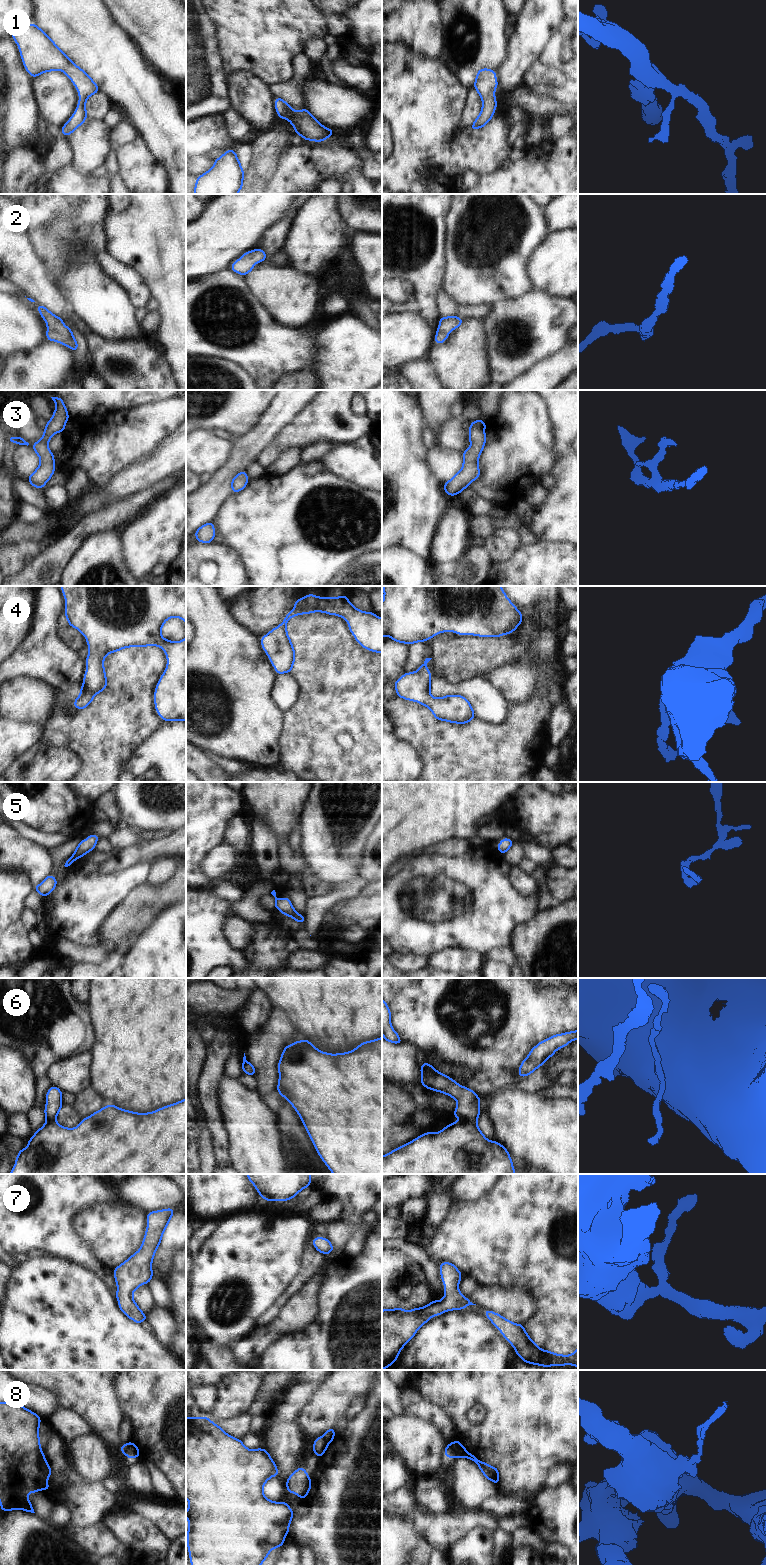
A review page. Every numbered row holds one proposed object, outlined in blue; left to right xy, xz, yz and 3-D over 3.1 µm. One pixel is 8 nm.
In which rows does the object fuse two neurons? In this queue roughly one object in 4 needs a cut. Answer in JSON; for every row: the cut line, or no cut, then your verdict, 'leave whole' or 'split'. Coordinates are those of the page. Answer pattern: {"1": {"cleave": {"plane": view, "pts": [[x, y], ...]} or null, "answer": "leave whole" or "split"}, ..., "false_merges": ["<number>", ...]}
{"1": {"cleave": null, "answer": "leave whole"}, "2": {"cleave": null, "answer": "leave whole"}, "3": {"cleave": null, "answer": "leave whole"}, "4": {"cleave": null, "answer": "leave whole"}, "5": {"cleave": null, "answer": "leave whole"}, "6": {"cleave": null, "answer": "leave whole"}, "7": {"cleave": null, "answer": "leave whole"}, "8": {"cleave": {"plane": "xy", "pts": [[132, 1442], [126, 1455]]}, "answer": "split"}, "false_merges": ["8"]}

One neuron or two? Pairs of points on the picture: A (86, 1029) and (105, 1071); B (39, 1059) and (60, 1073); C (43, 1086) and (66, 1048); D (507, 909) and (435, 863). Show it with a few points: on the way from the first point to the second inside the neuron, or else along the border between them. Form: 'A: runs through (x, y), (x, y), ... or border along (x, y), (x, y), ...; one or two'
A: border along (93, 1021), (95, 1043), (90, 1050); two
B: border along (72, 1056), (62, 1056), (53, 1065), (53, 1085); two
C: runs through (43, 1075), (43, 1066), (55, 1054); one
D: runs through (489, 903), (473, 887), (459, 887), (453, 881); one

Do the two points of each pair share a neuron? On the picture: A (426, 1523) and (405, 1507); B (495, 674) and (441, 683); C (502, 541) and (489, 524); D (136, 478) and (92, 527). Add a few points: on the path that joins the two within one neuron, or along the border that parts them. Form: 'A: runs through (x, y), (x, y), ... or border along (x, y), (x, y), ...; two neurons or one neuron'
A: runs through (421, 1518), (410, 1508); one neuron
B: border along (470, 678), (481, 677), (497, 692); two neurons
C: border along (516, 530), (497, 528), (485, 540); two neurons
D: border along (134, 492), (92, 513); two neurons

